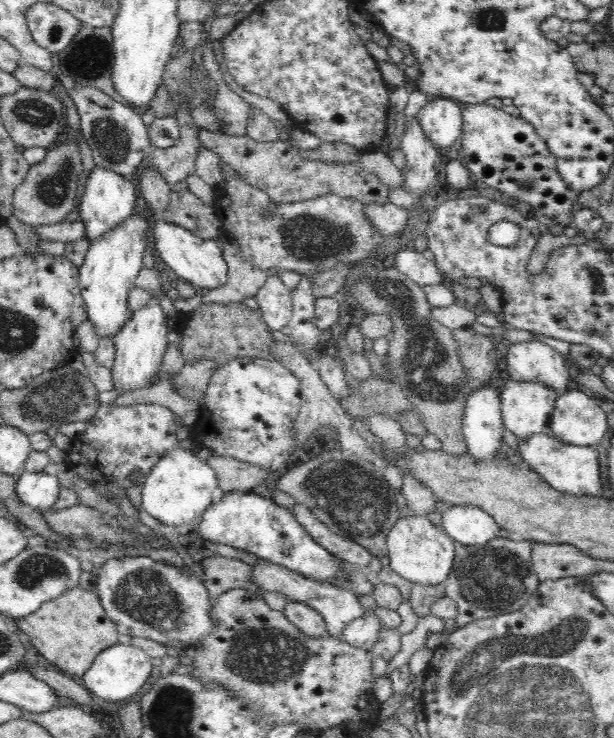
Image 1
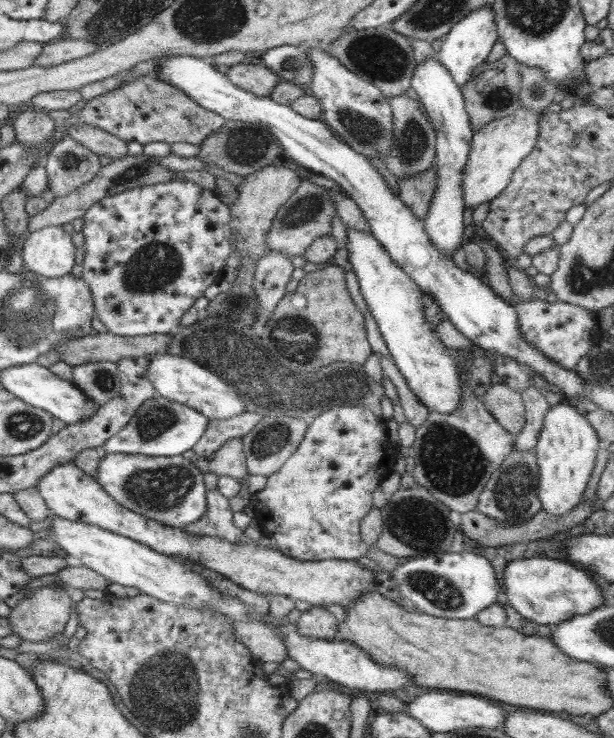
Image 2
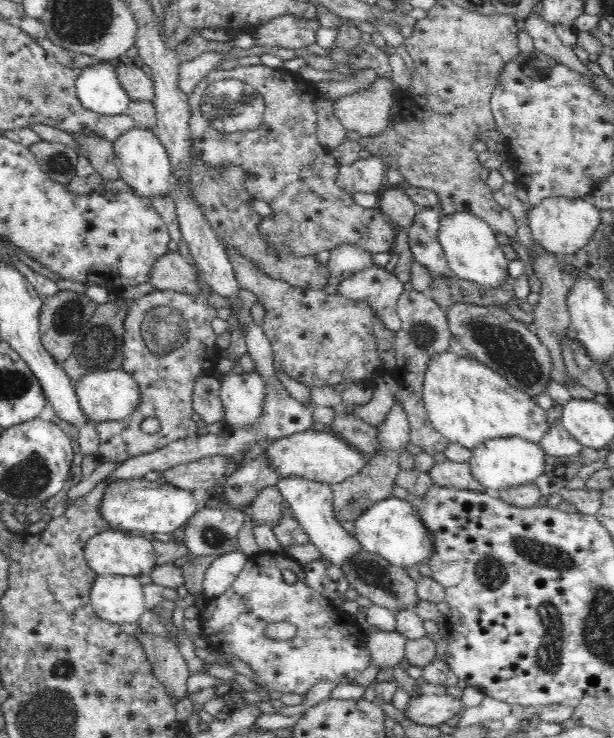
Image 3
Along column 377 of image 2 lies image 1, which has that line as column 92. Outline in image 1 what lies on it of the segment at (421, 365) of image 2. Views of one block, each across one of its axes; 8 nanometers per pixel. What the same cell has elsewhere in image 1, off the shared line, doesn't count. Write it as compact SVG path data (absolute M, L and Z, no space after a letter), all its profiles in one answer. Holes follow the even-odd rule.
M131 214L131 217L110 229L102 238L90 242L84 263L79 267L79 287L88 312L87 322L89 320L92 322L99 338L112 337L113 339L120 332L124 323L128 322L134 314L128 305L129 292L136 287L136 278L143 269L142 258L144 258L144 252L148 245L147 238L150 234L151 224L152 218L142 216L142 214Z

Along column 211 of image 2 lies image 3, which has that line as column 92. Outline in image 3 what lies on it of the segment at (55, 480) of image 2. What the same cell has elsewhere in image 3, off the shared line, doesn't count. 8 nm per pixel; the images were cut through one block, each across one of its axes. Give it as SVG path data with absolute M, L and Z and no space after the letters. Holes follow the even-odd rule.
M112 528L88 539L84 548L84 558L97 575L139 577L142 574L150 575L152 569L157 566L152 541L142 536L132 535L130 532Z

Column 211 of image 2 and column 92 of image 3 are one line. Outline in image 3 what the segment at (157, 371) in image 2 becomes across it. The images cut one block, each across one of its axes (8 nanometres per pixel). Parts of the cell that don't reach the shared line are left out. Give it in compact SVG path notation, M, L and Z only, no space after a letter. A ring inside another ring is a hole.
M102 370L84 374L75 386L80 408L96 423L119 421L132 414L140 402L138 383L124 370Z

